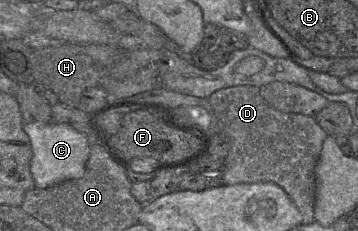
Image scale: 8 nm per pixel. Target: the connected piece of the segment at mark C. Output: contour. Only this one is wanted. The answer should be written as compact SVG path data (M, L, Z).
M24 123L24 131L28 135L32 159L30 171L36 188L47 188L61 182L81 178L86 169L90 146L94 139L65 123Z

